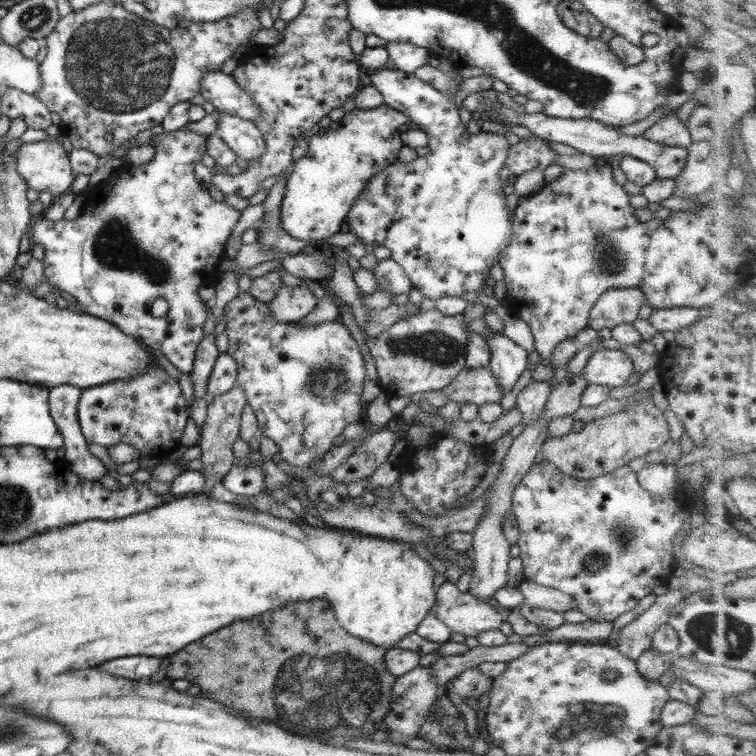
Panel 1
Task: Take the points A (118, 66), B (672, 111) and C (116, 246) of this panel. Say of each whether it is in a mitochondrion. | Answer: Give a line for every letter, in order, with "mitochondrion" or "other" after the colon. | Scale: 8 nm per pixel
A: mitochondrion
B: other
C: mitochondrion

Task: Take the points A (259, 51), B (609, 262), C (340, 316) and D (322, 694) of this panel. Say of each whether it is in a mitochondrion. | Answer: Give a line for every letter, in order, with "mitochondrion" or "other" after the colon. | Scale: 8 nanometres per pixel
A: other
B: mitochondrion
C: other
D: mitochondrion

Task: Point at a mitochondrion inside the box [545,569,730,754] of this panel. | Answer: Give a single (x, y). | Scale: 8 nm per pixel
(582, 713)

